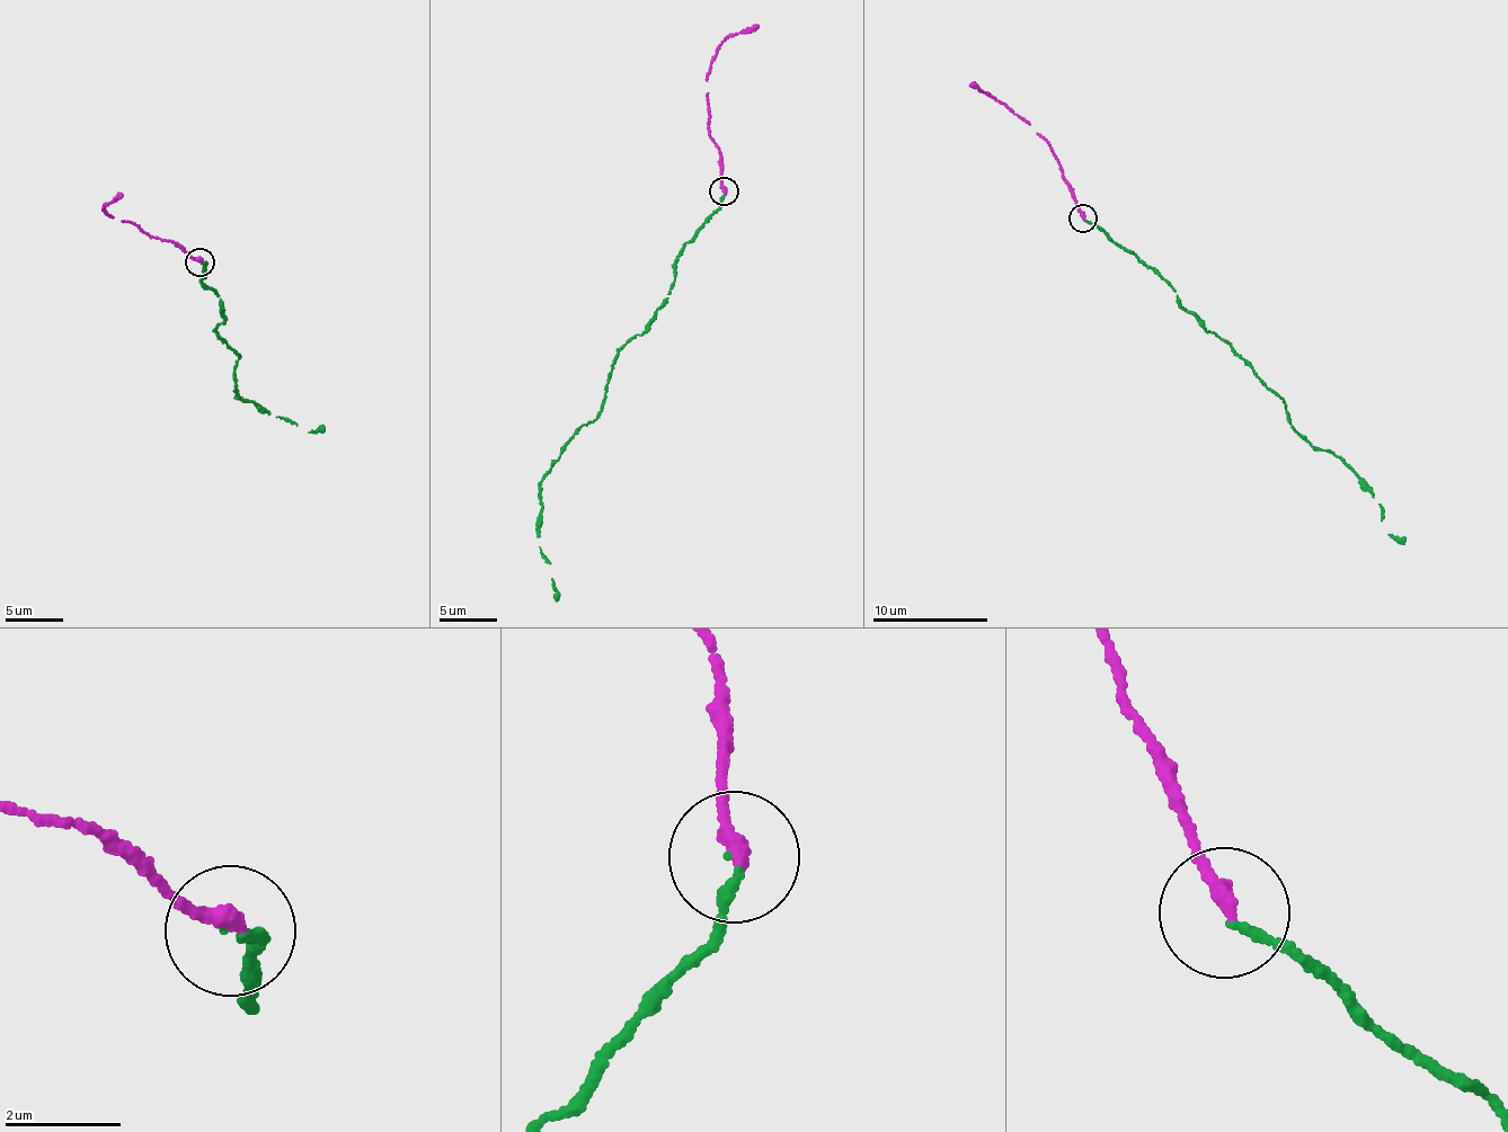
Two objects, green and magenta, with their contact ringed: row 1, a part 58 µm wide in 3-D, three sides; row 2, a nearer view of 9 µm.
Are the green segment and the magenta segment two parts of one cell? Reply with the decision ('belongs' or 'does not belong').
belongs

